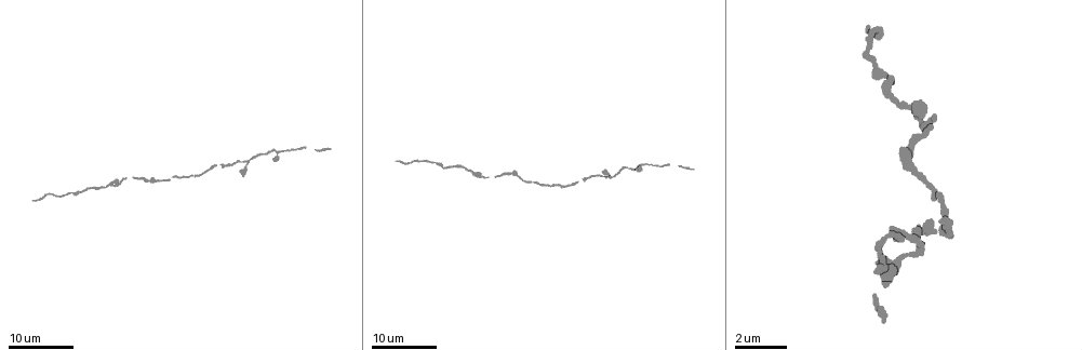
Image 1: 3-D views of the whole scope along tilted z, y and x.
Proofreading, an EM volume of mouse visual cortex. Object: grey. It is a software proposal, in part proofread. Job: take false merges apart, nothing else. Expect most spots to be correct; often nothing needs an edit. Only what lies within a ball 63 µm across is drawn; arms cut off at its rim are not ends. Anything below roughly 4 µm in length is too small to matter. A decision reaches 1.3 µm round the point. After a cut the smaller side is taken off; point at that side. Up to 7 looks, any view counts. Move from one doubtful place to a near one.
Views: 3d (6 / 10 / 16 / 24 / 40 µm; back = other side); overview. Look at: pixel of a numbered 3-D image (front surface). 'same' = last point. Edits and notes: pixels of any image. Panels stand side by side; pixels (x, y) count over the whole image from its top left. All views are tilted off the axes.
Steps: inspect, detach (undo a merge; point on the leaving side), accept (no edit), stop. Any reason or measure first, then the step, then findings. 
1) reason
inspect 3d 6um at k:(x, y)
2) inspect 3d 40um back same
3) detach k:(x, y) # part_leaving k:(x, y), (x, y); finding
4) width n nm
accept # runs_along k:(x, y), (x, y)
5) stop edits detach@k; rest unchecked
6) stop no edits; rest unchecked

sudden change in width
inspect 3d 16um at 1:(871, 60)

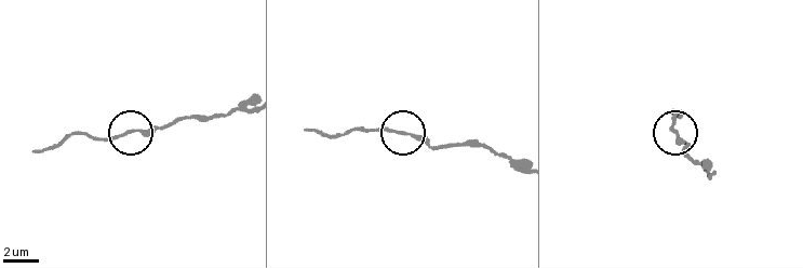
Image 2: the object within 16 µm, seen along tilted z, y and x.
inspect 3d 6um at 2:(401, 135)

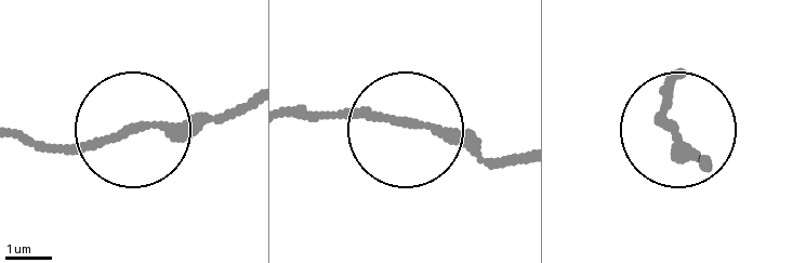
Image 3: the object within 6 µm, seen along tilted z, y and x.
accept # runs_along 3:(247, 100), (104, 140), (26, 143); one cell here

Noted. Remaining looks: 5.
thick turns thin
inspect 3d 24um at 1:(284, 151)

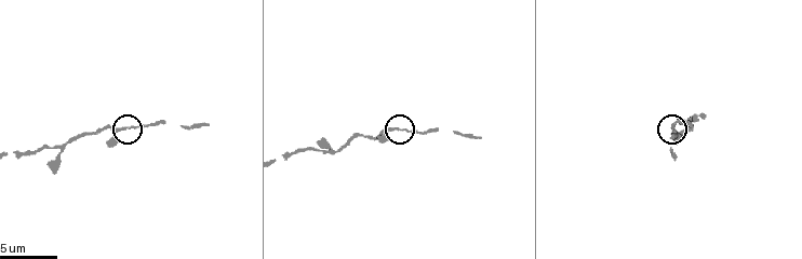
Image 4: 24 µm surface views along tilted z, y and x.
zoom in
inspect 3d 6um at 4:(124, 130)

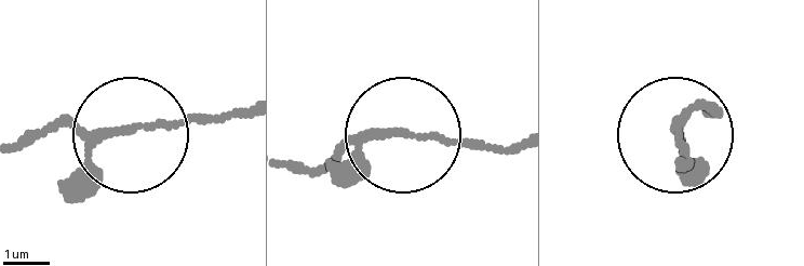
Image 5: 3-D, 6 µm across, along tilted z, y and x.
arms 3
accept # runs_along 5:(23, 144), (68, 122), (196, 128), (242, 114); one cell here

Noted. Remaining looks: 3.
thin neck
inspect 3d 10um at 4:(318, 148)

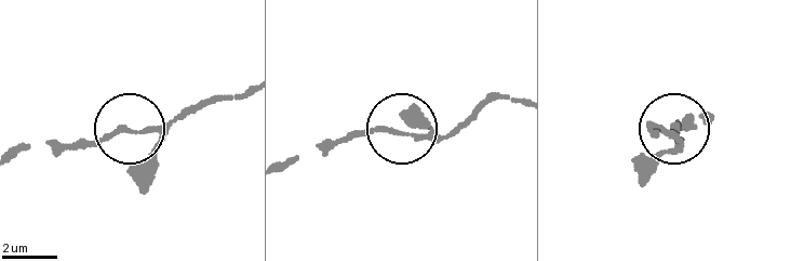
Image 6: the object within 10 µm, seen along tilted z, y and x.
inspect 3d 6um at 6:(400, 134)

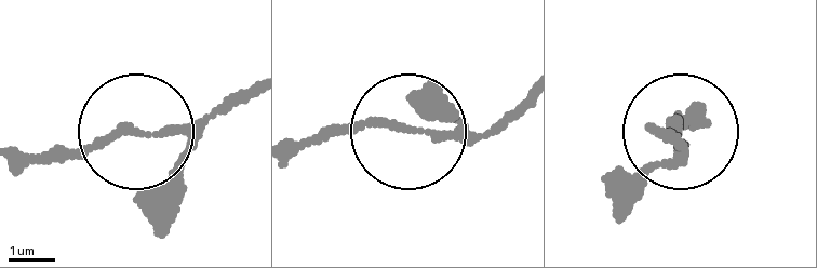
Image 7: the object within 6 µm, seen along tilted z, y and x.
accept # continuous, no second cell

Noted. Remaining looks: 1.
stop no edits; rest unchecked

